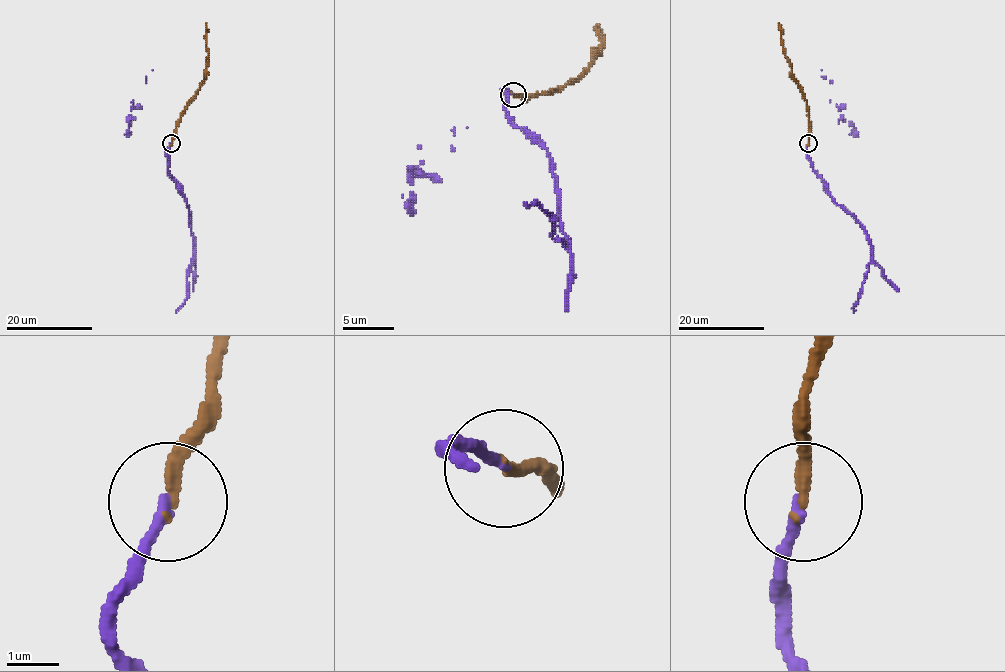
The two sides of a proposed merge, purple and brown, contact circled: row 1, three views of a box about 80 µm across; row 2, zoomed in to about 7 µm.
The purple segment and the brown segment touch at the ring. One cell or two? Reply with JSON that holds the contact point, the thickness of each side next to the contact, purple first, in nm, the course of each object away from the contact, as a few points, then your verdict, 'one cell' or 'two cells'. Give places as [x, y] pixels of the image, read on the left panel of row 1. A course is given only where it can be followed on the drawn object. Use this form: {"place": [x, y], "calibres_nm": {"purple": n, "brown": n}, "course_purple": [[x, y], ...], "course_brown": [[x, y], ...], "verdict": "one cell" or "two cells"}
{"place": [171, 143], "calibres_nm": {"purple": 200, "brown": 240}, "course_purple": [[171, 143], [167, 151], [168, 174], [185, 197], [194, 248], [194, 259], [187, 272], [187, 297], [175, 311]], "course_brown": [[171, 143], [176, 122], [204, 78], [208, 62], [206, 23]], "verdict": "one cell"}

